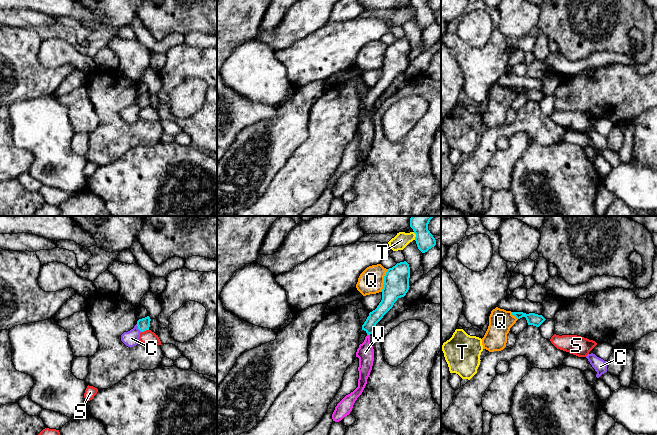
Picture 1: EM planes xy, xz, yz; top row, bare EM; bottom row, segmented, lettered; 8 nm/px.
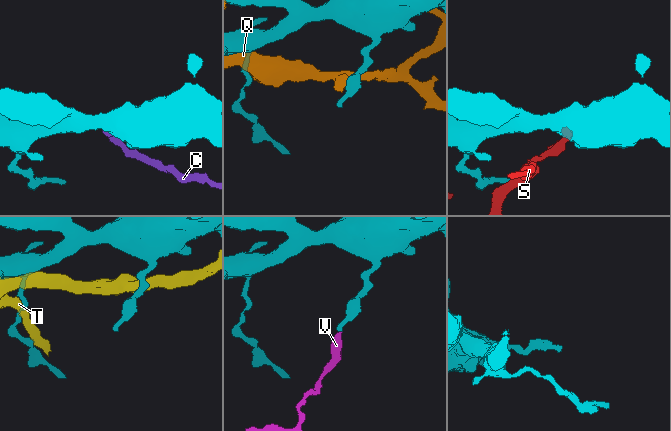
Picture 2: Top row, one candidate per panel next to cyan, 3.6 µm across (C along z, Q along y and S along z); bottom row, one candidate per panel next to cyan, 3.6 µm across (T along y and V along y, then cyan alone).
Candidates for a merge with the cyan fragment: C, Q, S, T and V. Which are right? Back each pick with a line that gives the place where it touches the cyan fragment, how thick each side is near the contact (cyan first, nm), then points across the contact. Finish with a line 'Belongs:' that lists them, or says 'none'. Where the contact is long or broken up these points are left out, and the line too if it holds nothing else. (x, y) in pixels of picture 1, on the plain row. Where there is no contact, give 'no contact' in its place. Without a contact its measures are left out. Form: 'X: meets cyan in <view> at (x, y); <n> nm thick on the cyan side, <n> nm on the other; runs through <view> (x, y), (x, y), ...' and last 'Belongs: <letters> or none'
V: meets cyan in xz at (368, 110); 100 nm thick on the cyan side, 140 nm on the other; runs through xz (375, 92), (369, 100), (368, 110), (365, 128)
Belongs: V

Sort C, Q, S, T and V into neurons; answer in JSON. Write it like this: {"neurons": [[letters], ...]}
{"neurons": [["C"], ["Q"], ["S"], ["T"], ["V"]]}

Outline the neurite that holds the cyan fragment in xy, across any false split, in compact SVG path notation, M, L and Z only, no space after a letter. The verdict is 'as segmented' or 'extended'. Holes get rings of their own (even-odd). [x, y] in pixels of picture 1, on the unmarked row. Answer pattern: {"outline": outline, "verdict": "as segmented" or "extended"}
{"outline": "M147 92L145 94L142 94L142 95L139 95L137 97L137 102L138 102L138 105L141 107L141 108L144 108L146 106L149 106L149 103L150 103L150 93Z", "verdict": "as segmented"}

